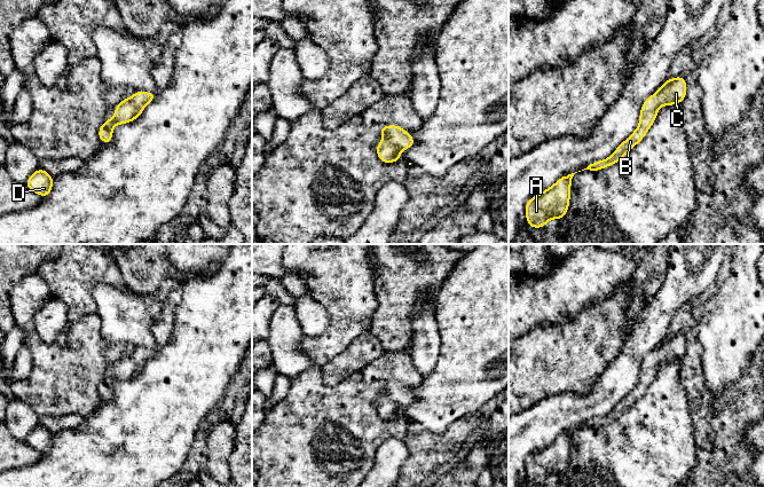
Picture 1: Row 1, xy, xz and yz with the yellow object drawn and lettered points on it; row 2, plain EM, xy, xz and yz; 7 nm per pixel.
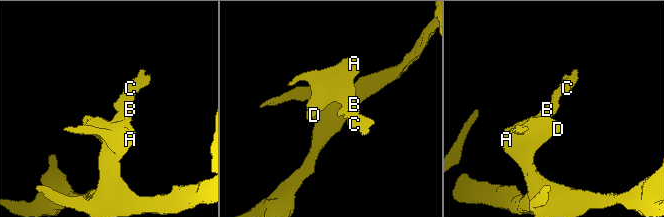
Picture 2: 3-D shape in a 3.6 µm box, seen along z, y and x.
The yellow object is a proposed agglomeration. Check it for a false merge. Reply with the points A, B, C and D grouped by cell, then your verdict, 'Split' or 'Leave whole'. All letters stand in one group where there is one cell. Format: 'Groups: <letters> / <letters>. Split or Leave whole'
Groups: A B C D. Leave whole

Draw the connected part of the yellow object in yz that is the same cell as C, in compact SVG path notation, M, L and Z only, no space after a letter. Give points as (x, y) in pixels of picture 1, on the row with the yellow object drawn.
M684 77L669 79L654 93L648 96L640 109L639 126L617 149L605 160L590 164L584 170L598 171L616 164L628 154L653 125L661 105L679 104L686 96L686 80Z

